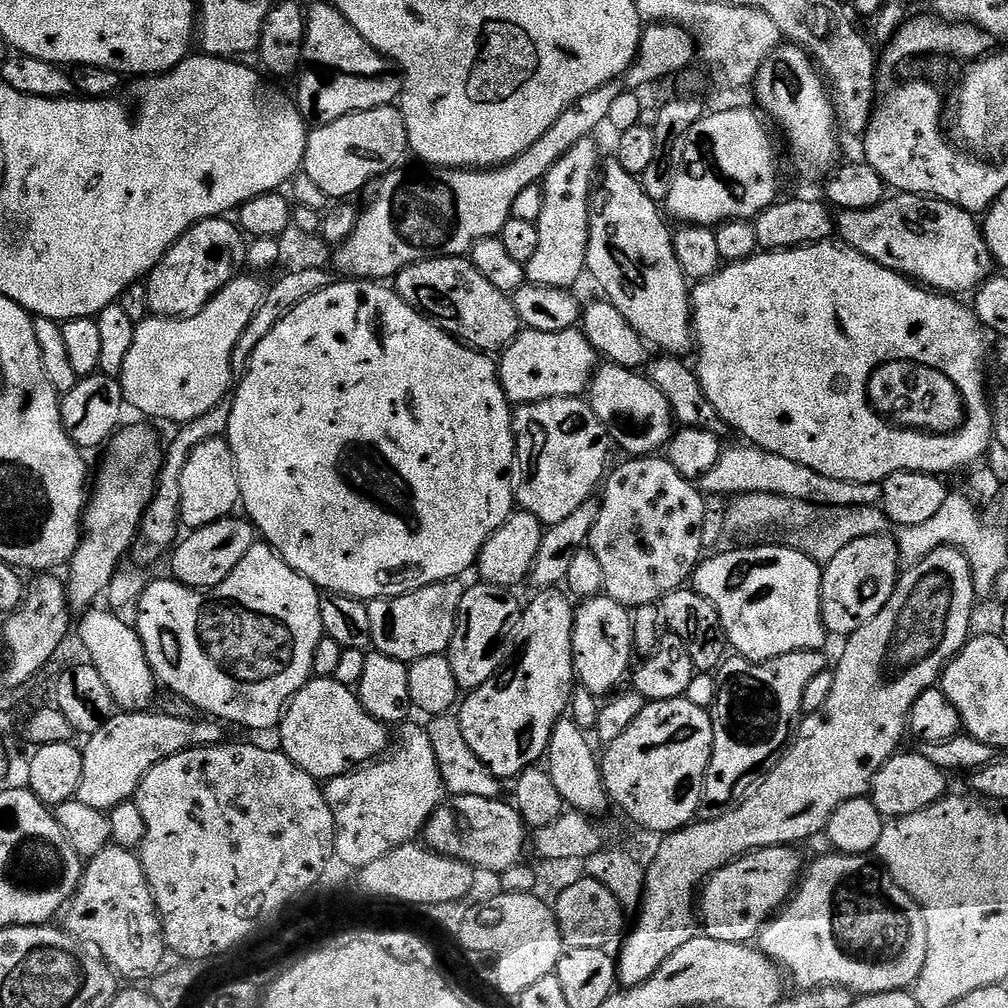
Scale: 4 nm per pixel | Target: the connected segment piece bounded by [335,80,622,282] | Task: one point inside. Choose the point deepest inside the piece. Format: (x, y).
(413, 216)

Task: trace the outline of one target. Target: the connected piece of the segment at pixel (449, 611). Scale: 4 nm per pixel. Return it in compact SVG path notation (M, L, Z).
M457 578L407 592L405 596L367 601L372 648L407 665L422 658L445 655L451 646L465 589L465 581Z

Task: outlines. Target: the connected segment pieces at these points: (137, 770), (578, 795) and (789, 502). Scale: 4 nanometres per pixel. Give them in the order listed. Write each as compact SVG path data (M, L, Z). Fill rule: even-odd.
M159 710L114 714L102 730L87 737L85 744L88 745L83 745L84 761L78 799L86 802L86 806L101 810L117 808L122 802L135 797L142 778L146 778L158 762L185 752L187 748L207 748L225 743L224 731L225 725L212 718L182 721L170 718Z
M571 718L560 720L554 726L546 753L546 771L554 782L558 794L562 794L565 805L571 811L582 812L589 818L596 818L599 812L610 808L608 791L604 789L604 779L600 773L598 752L592 749L586 732Z
M742 494L741 496L731 497L728 504L728 524L736 532L760 532L763 528L777 528L778 531L784 532L783 539L791 547L797 548L799 552L805 552L810 559L823 566L829 564L850 542L854 542L863 536L879 536L887 533L890 528L890 521L879 507L871 508L816 508L806 502L798 502L794 498L786 498L778 494Z

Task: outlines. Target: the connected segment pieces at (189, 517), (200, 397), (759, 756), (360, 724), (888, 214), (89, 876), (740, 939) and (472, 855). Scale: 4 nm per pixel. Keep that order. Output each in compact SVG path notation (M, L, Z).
M227 439L204 440L188 455L188 461L180 475L180 490L180 522L185 529L205 528L219 520L229 519L235 513L232 511L240 504L240 483L236 477L236 459Z
M236 275L196 316L165 318L153 315L136 325L134 346L130 346L130 354L126 354L126 363L122 365L122 374L118 378L120 388L124 391L124 403L131 411L133 408L141 412L144 415L141 417L152 422L169 420L173 426L179 426L188 424L194 418L202 418L202 414L214 410L214 406L218 406L229 395L234 384L234 346L238 346L238 338L242 338L246 326L250 326L250 318L258 314L258 306L262 306L266 291L266 284L260 281L263 279L259 275L244 275Z
M823 651L791 652L757 664L733 655L715 673L718 694L712 714L712 757L704 776L700 820L713 820L736 807L778 766L802 716L802 694L814 674L829 667Z
M313 678L288 702L280 719L278 733L285 756L318 782L327 782L346 775L383 757L389 751L389 725L375 720L360 704L360 697L351 687L340 685L333 678Z
M893 195L878 206L868 210L841 211L835 217L836 232L845 245L858 254L869 256L887 268L893 267L897 272L915 278L921 285L941 294L960 294L980 287L994 272L994 261L981 221L973 213L962 210L950 202L929 200L923 196Z
M109 846L84 864L84 875L80 878L80 885L76 887L76 893L68 901L63 913L62 927L81 944L99 953L117 977L125 976L128 979L125 981L148 982L161 971L160 963L163 962L164 956L166 957L164 928L160 924L160 911L156 908L156 899L150 890L150 882L135 851Z
M792 846L758 848L713 872L698 896L698 916L702 921L703 935L718 938L718 942L746 944L755 941L760 935L760 929L788 903L797 888L802 876L802 864L800 868L800 856L796 851Z
M453 795L429 818L422 840L433 852L460 860L481 873L499 874L525 859L524 847L529 847L530 832L519 812L504 798Z

